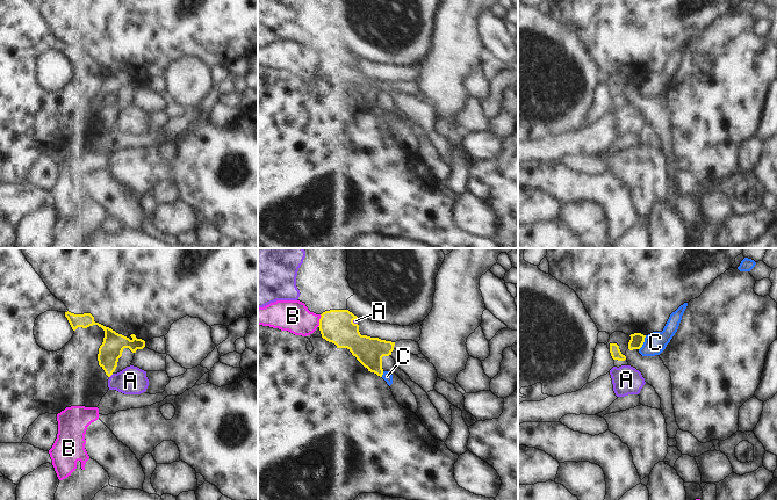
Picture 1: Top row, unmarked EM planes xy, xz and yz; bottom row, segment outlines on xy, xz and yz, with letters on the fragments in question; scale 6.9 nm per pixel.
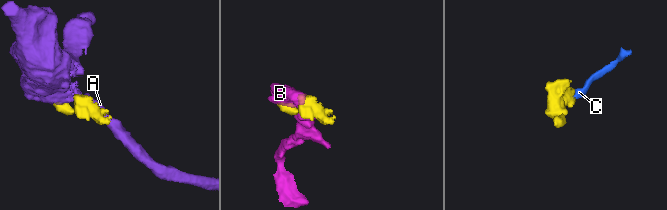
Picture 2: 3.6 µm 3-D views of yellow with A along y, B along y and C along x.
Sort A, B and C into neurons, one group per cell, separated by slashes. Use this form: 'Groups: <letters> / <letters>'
Groups: A / B / C.

